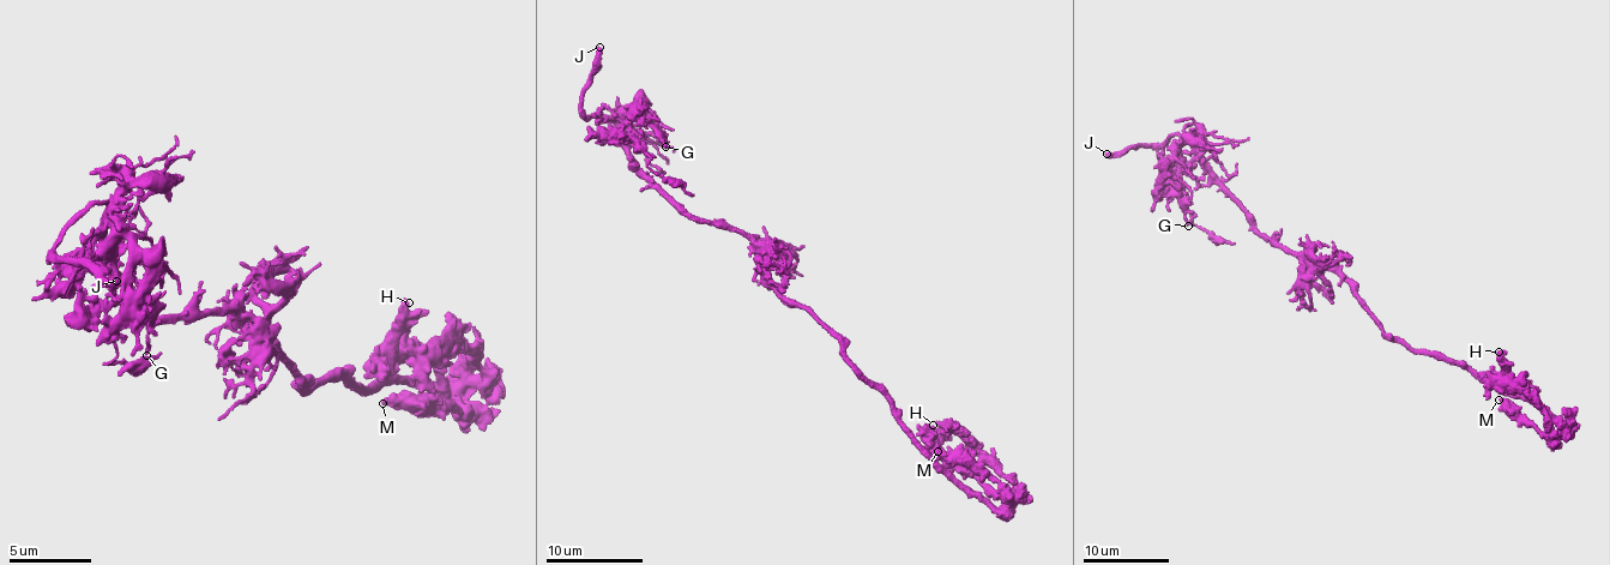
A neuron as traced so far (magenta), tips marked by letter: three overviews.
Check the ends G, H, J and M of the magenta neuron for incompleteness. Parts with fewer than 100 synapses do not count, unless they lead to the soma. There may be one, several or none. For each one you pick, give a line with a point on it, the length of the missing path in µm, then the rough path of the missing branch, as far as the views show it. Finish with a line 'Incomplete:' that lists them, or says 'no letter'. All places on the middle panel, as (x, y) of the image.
J: place (600, 47); missing 45 µm
Incomplete: J

